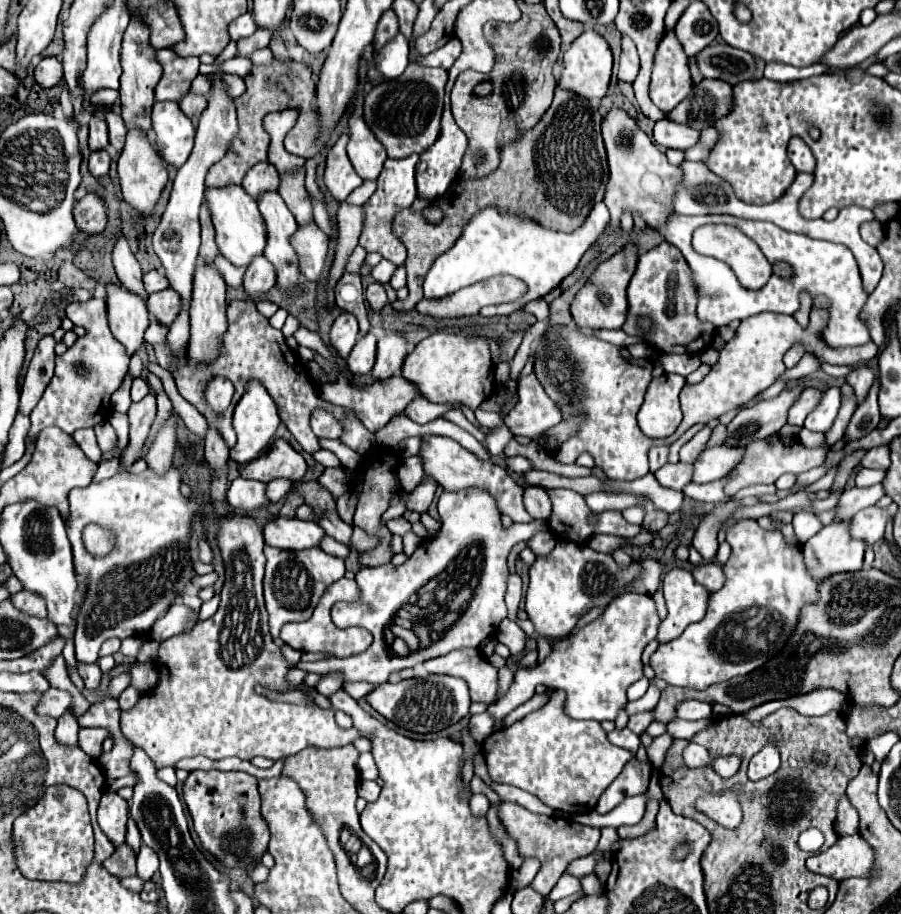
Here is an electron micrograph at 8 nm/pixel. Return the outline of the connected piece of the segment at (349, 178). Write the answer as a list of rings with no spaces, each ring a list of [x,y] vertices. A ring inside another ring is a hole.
[[[342,133],[342,137],[336,141],[336,145],[328,151],[328,157],[326,157],[324,181],[332,197],[338,201],[344,201],[356,187],[362,185],[362,179],[356,175],[346,153],[348,139],[350,139],[348,133]]]

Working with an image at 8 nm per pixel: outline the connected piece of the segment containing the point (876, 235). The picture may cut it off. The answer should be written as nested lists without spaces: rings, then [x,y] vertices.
[[[876,219],[868,221],[868,223],[862,223],[860,225],[860,235],[868,245],[876,247],[884,237],[884,225],[880,221],[876,221]]]

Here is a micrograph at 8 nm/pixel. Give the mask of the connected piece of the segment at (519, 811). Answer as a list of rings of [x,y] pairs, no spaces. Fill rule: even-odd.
[[[502,803],[500,805],[500,819],[504,821],[508,833],[518,841],[520,853],[526,857],[538,857],[542,867],[538,871],[538,875],[532,881],[532,887],[542,893],[548,895],[552,891],[552,887],[556,885],[556,881],[560,879],[560,875],[564,873],[566,865],[570,861],[574,861],[576,857],[584,857],[596,851],[598,841],[600,841],[600,829],[598,827],[588,827],[588,825],[580,825],[576,821],[570,819],[560,819],[560,817],[546,817],[546,815],[538,815],[532,813],[516,803]]]

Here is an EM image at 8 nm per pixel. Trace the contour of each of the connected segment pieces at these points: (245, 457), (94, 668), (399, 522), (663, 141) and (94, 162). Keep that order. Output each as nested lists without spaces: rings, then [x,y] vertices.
[[[250,381],[248,391],[242,395],[242,399],[234,409],[234,429],[238,435],[238,443],[230,449],[230,458],[242,465],[256,459],[270,445],[278,425],[280,425],[280,417],[272,397],[266,393],[266,389],[262,389],[258,381]]]
[[[78,663],[78,675],[84,679],[86,689],[98,689],[100,687],[100,679],[102,679],[102,671],[98,667],[98,663]]]
[[[404,517],[392,519],[392,521],[388,521],[386,525],[388,525],[390,533],[394,533],[394,535],[400,535],[400,537],[404,537],[408,531],[412,531],[412,525],[410,525],[410,523],[408,523]]]
[[[662,119],[654,125],[654,141],[662,147],[684,151],[698,141],[698,131],[686,125],[672,123],[670,119]]]
[[[98,149],[90,153],[90,173],[94,177],[102,177],[106,175],[110,169],[110,155],[106,149]]]

